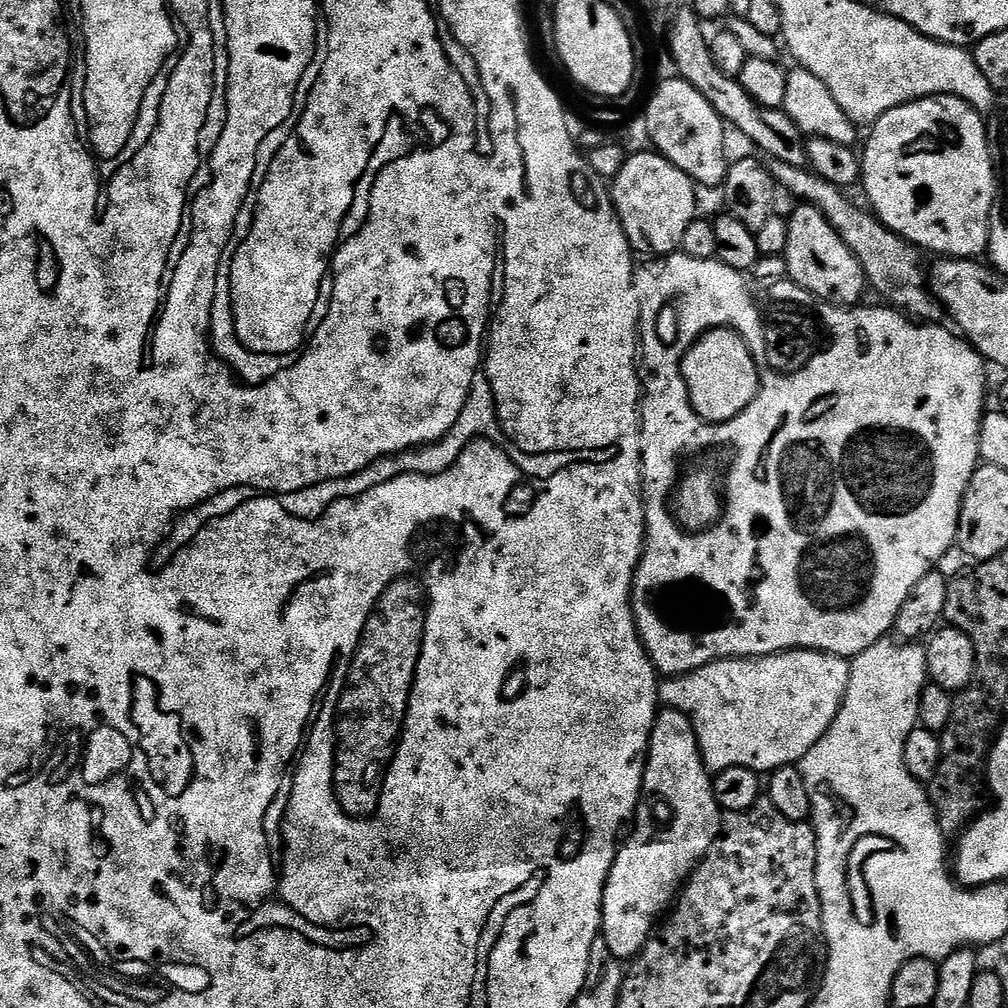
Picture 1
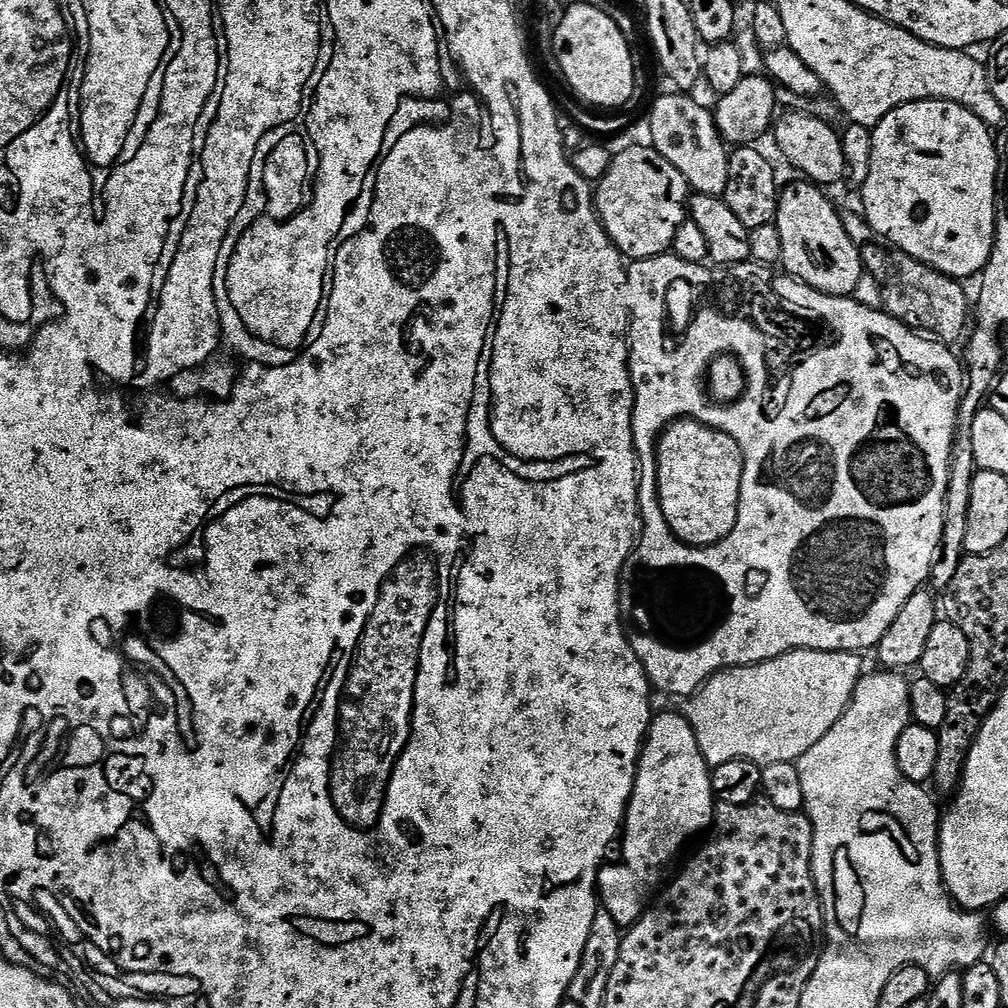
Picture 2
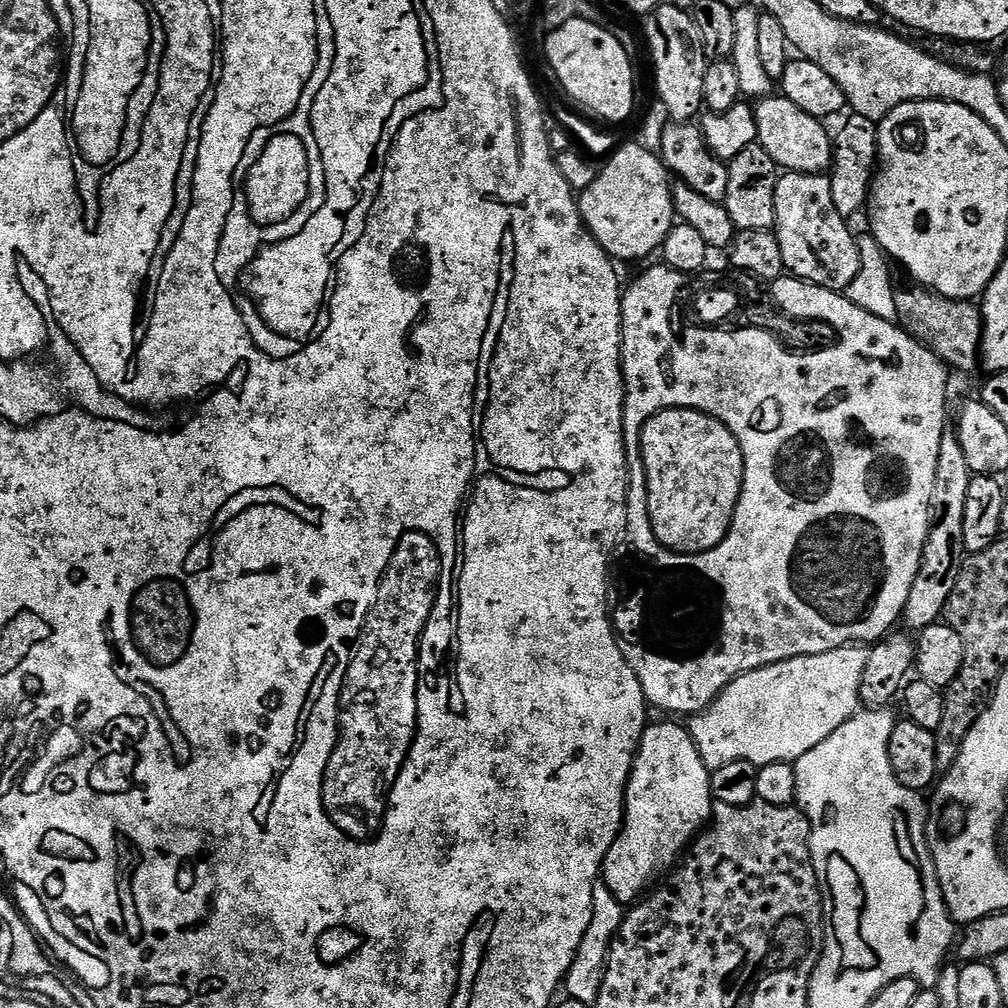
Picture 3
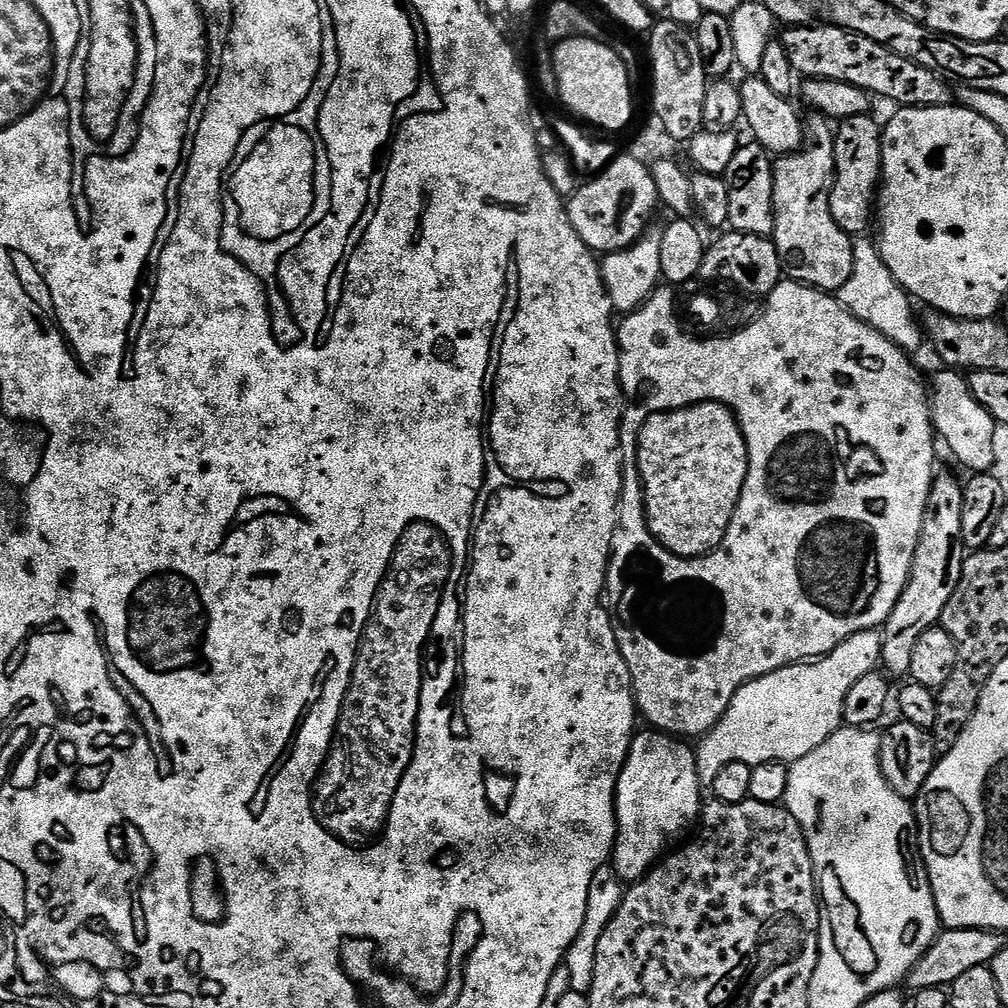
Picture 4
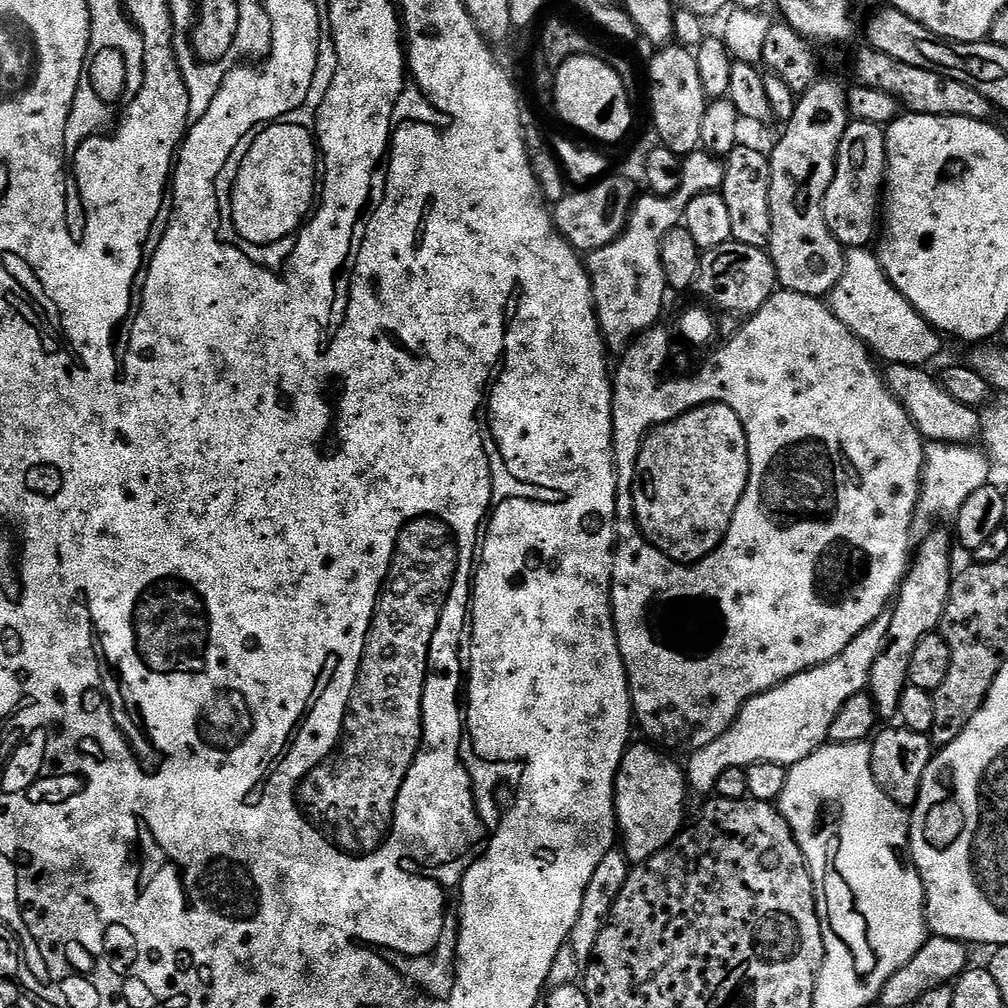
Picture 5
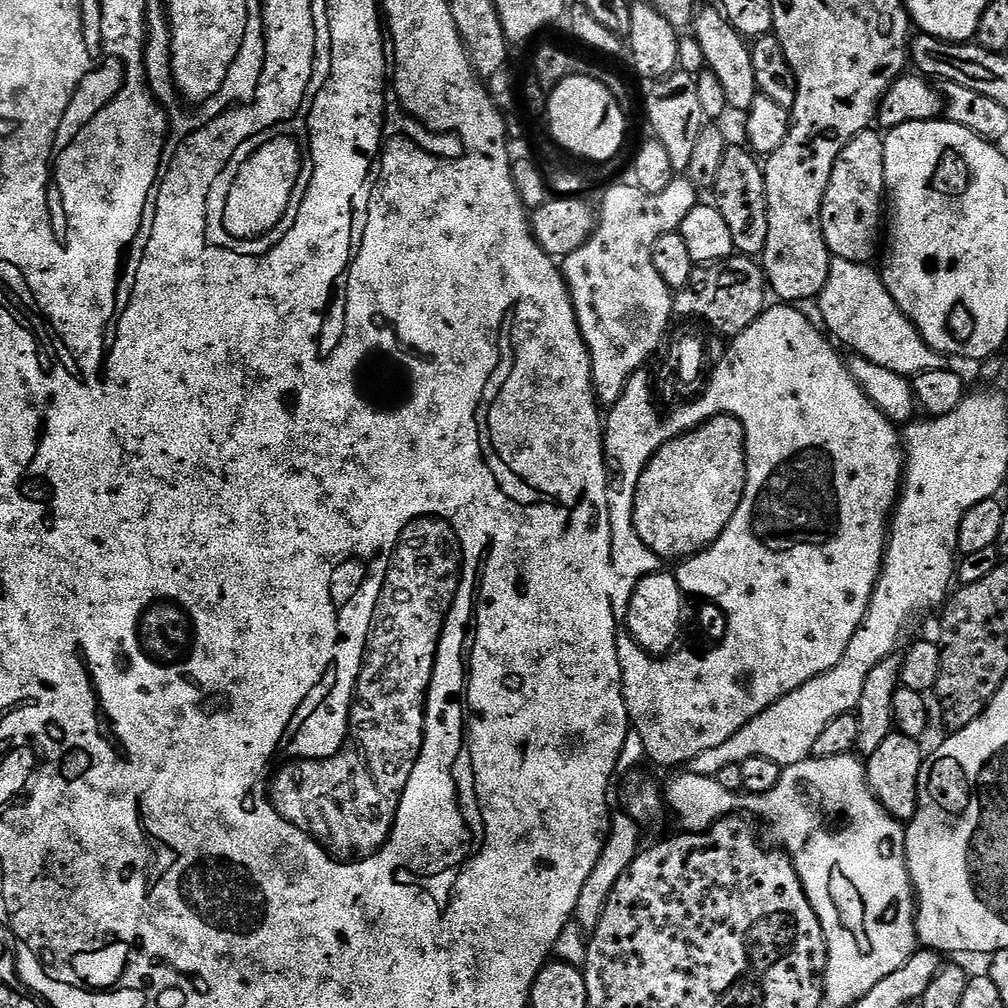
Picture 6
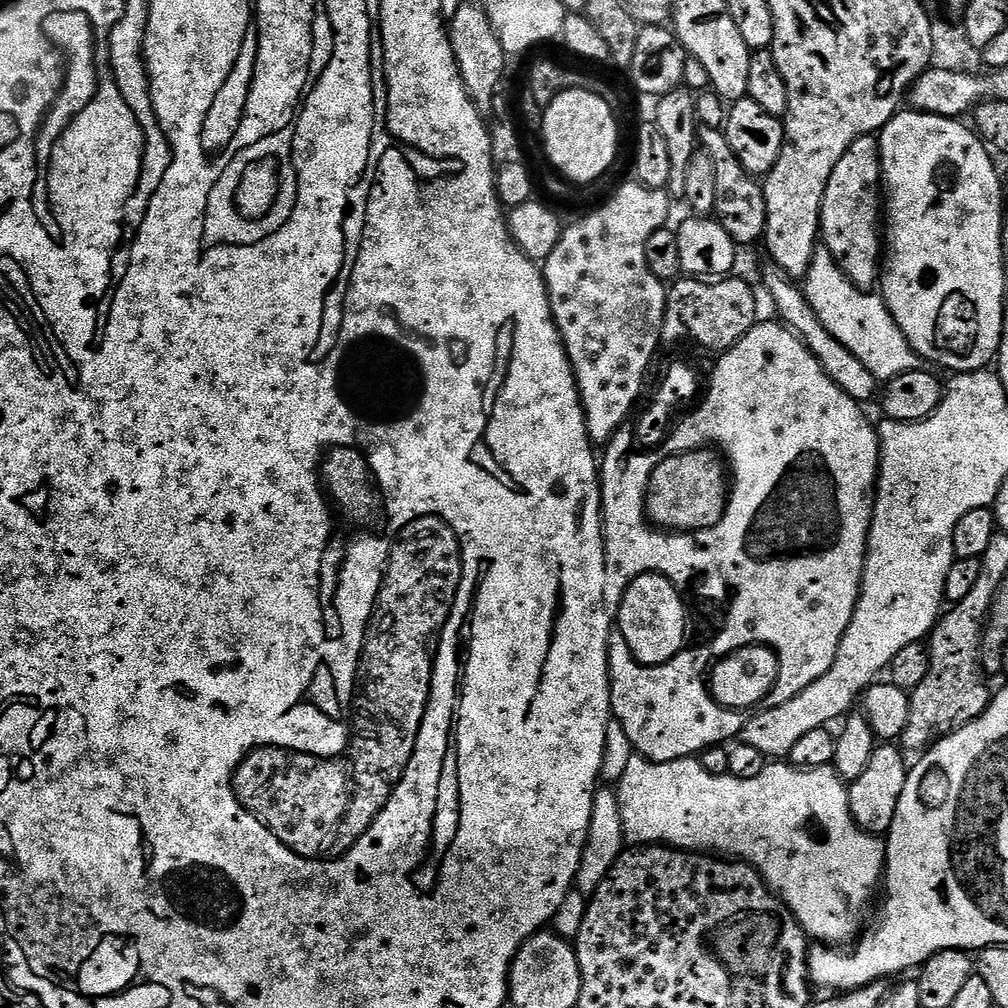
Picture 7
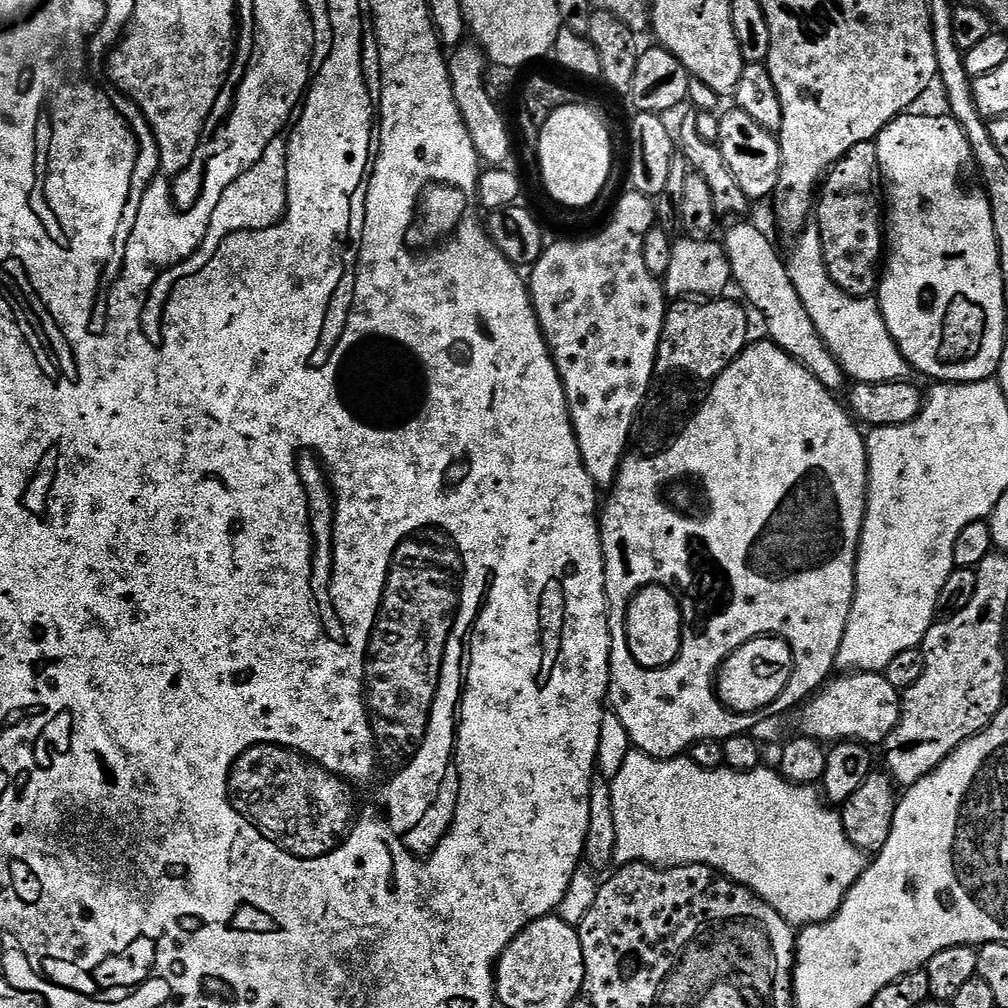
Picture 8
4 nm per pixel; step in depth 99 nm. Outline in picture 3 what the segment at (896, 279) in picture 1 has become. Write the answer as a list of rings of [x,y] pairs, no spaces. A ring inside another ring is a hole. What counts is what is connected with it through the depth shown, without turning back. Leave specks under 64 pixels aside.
[[[912,286],[909,292],[897,291],[898,320],[917,340],[923,342],[949,369],[972,372],[978,368],[984,317],[975,303],[951,300],[923,286]]]

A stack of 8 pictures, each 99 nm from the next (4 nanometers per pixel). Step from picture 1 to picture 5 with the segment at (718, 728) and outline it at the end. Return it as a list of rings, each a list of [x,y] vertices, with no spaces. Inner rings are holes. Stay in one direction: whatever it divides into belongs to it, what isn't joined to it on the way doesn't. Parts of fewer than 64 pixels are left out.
[[[887,619],[876,620],[869,628],[858,633],[840,656],[816,668],[799,672],[769,692],[750,698],[744,703],[738,718],[718,739],[687,757],[686,780],[691,791],[711,793],[718,778],[722,778],[722,774],[731,768],[747,769],[750,764],[762,762],[794,765],[825,743],[838,710],[842,710],[842,706],[846,706],[854,694],[867,689],[874,658],[878,658],[884,649],[887,629]]]

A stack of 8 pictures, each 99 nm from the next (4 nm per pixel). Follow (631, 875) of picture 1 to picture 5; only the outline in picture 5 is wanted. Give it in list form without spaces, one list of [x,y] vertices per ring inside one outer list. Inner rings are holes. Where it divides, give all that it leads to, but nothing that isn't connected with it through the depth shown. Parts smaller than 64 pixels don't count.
[[[643,743],[629,747],[616,772],[616,822],[622,844],[624,840],[622,851],[633,865],[649,860],[675,836],[681,835],[685,827],[684,799],[690,796],[685,769],[681,765],[679,768],[667,751]]]

